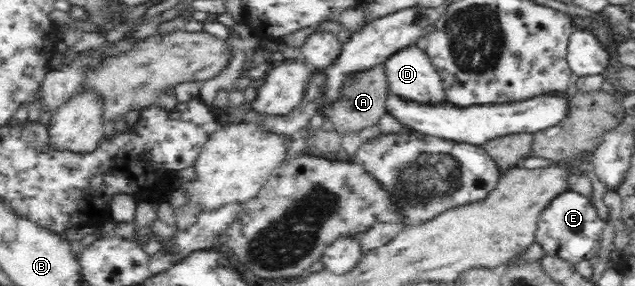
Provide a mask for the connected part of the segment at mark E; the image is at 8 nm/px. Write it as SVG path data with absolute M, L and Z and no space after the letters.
M570 188L557 194L542 209L535 230L535 242L540 244L545 255L560 258L575 268L583 260L596 259L600 252L600 236L605 222L598 216L596 207L584 194Z

